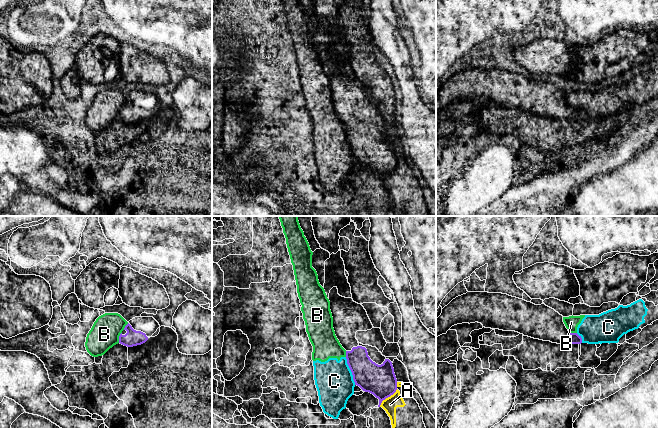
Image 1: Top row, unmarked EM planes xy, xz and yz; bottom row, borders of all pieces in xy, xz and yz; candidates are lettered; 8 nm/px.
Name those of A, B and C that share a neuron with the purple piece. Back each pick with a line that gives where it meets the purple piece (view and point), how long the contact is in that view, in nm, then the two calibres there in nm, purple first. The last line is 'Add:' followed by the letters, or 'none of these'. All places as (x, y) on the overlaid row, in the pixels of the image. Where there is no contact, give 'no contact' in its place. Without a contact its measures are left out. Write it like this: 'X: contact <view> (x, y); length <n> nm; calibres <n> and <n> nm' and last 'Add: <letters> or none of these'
Add: none of these

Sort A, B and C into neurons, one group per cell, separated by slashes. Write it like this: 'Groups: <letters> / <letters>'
Groups: A / B C

